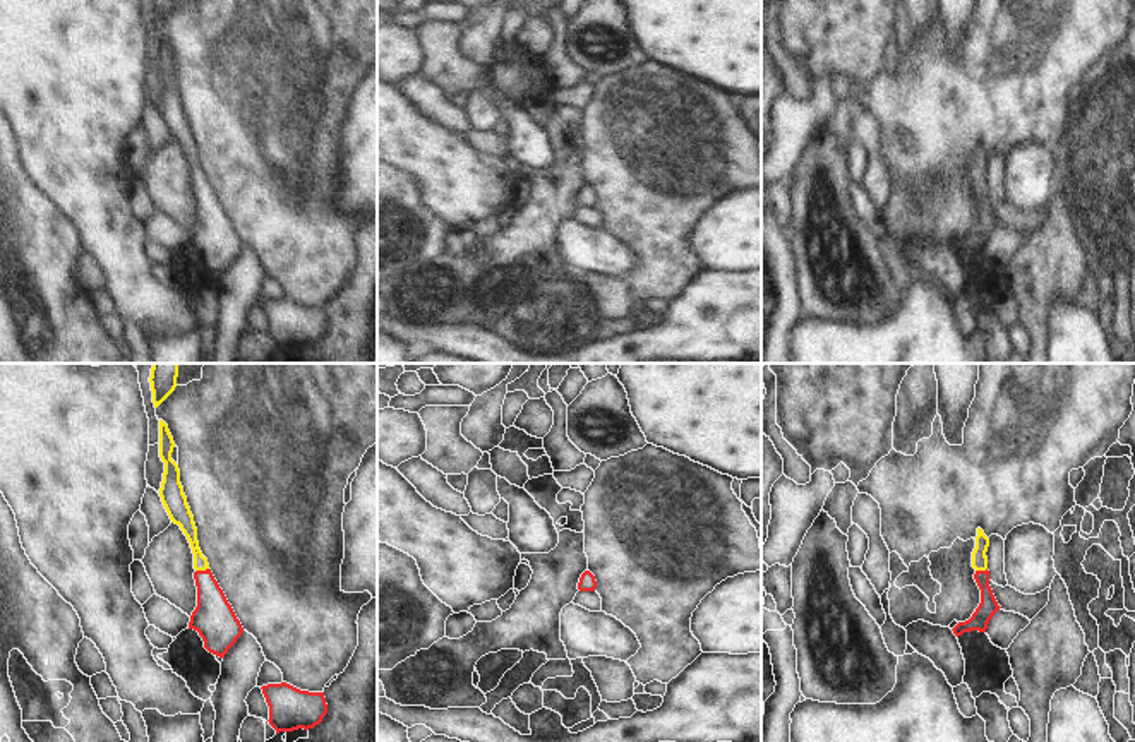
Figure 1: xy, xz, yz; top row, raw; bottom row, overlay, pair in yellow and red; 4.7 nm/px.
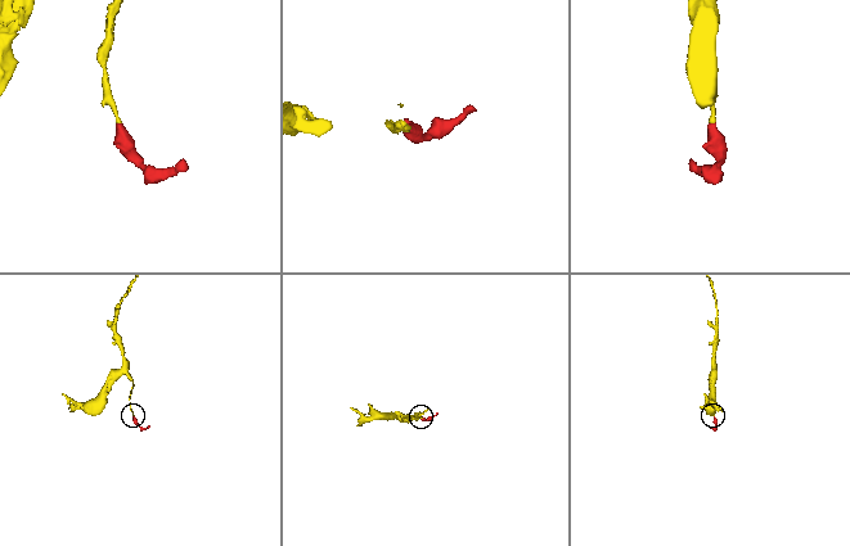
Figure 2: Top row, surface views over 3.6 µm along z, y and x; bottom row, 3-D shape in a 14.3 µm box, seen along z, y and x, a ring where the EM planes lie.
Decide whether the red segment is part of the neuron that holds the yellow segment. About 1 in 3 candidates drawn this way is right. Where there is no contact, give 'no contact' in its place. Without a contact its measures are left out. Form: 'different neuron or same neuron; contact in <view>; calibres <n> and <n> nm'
same neuron; contact in xy; calibres 80 and 200 nm

